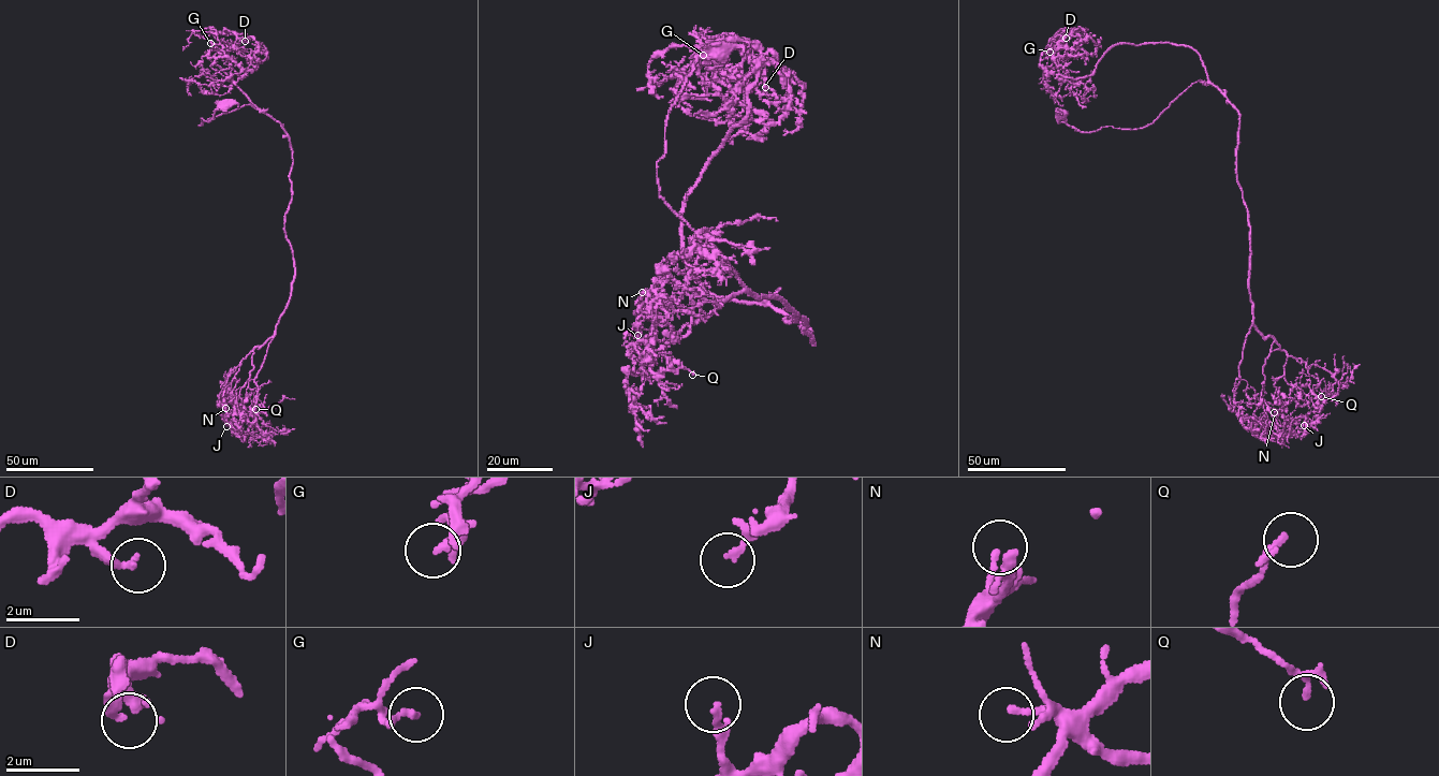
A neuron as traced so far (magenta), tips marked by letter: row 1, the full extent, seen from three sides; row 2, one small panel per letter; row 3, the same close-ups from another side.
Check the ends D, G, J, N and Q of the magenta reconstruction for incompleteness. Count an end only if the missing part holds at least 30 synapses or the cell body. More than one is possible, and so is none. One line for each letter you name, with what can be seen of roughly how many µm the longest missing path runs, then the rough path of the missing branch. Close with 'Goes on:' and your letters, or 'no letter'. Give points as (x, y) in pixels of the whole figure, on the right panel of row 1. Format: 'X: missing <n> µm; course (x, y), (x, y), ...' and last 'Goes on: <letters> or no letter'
Goes on: no letter

